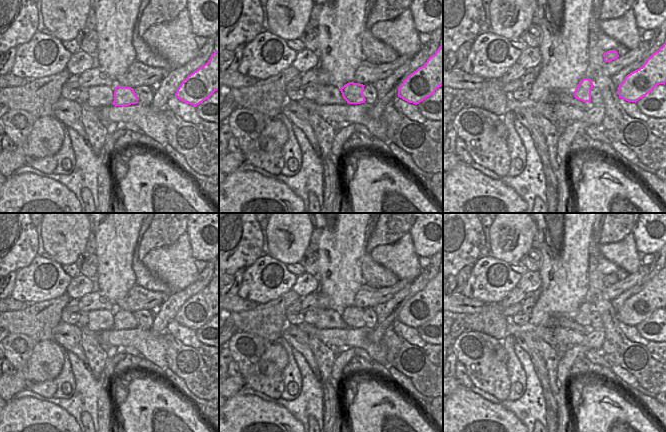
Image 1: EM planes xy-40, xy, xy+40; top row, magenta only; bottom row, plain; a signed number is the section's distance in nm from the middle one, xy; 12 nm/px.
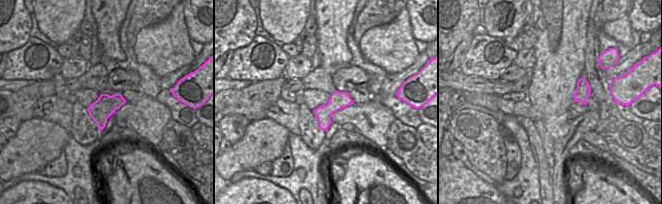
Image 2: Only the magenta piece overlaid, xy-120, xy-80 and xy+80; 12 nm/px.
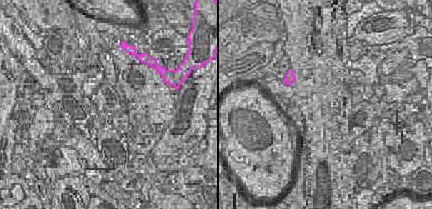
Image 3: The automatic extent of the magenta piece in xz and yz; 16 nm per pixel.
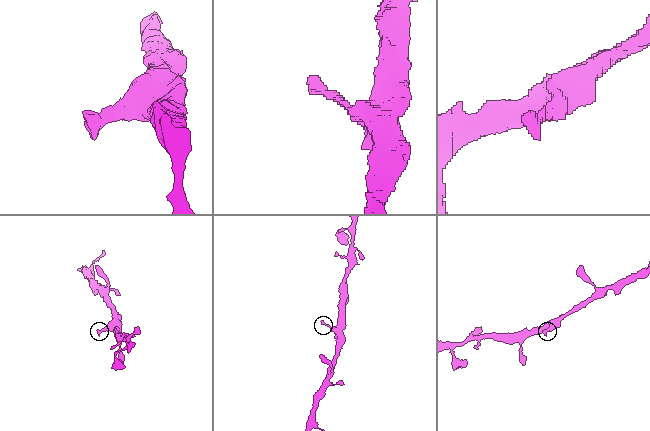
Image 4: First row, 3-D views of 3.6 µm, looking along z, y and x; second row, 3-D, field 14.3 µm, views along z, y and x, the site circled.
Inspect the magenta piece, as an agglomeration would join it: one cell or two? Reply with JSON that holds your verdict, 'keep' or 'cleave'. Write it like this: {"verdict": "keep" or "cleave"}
{"verdict": "keep"}

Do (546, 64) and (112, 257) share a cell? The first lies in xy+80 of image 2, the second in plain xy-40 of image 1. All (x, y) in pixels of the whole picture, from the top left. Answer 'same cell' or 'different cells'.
same cell

